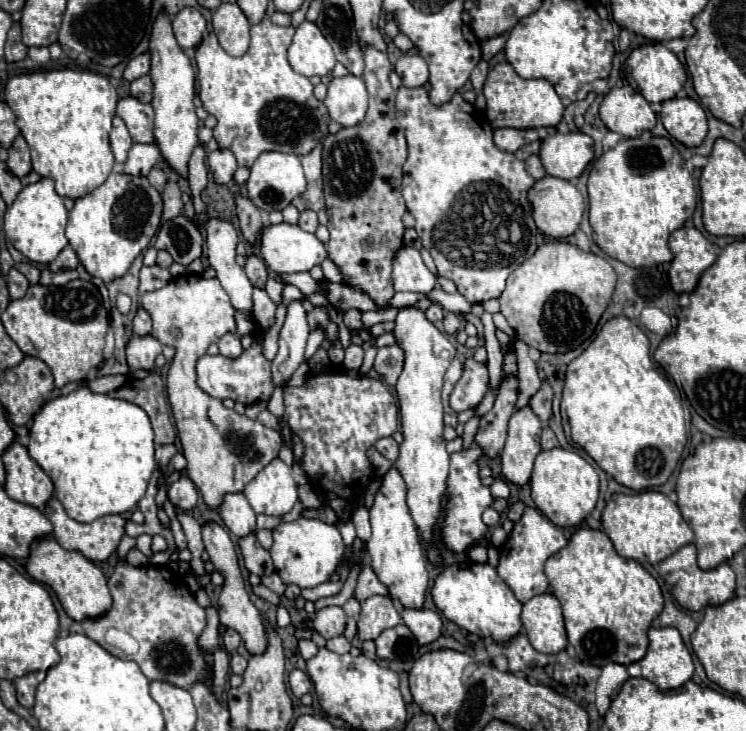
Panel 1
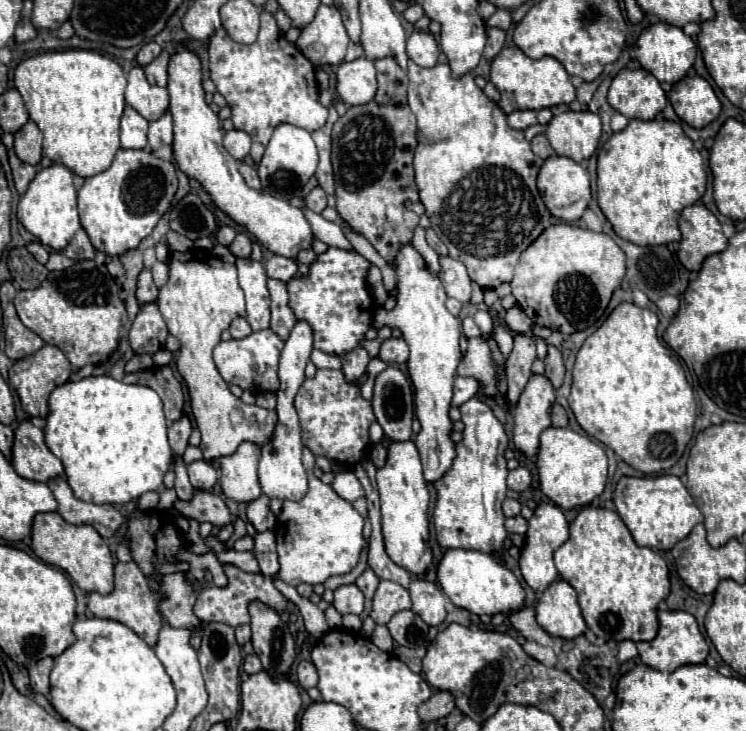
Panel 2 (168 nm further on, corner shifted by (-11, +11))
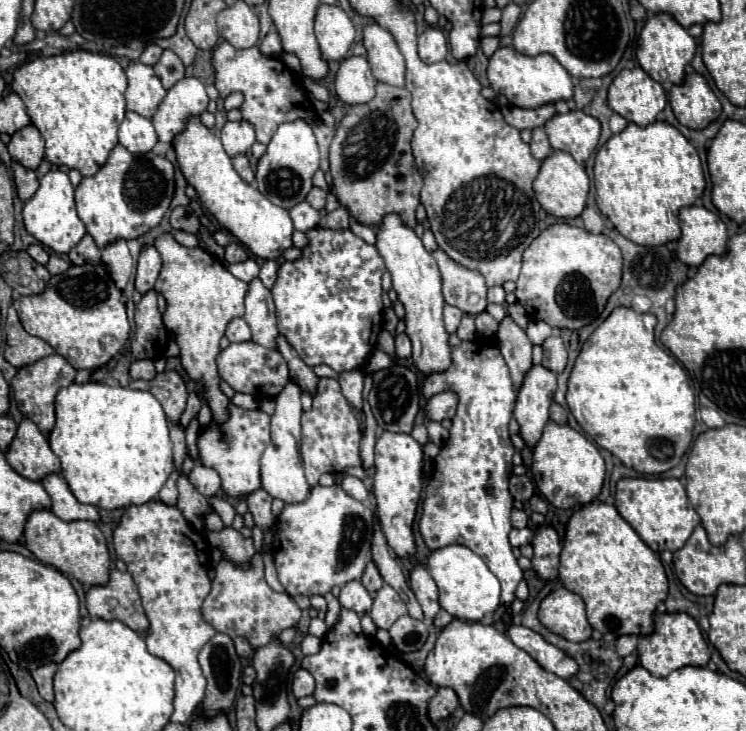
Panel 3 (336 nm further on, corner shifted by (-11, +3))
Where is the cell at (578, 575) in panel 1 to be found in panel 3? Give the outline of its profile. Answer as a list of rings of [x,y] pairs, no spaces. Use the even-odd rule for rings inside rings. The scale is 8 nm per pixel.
[[[587,503],[577,509],[565,531],[565,543],[561,551],[559,579],[567,589],[581,595],[587,607],[587,619],[593,629],[605,633],[621,635],[649,635],[653,631],[653,613],[659,601],[667,597],[667,575],[655,551],[637,535],[637,531],[617,513],[615,505],[609,503]]]

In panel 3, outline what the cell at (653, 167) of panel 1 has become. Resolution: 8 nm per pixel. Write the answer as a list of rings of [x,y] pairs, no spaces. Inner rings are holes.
[[[655,121],[647,127],[629,123],[621,133],[613,135],[595,157],[595,199],[601,213],[605,213],[615,229],[639,245],[663,245],[675,241],[679,229],[679,209],[693,205],[705,189],[705,175],[695,147],[665,121]]]

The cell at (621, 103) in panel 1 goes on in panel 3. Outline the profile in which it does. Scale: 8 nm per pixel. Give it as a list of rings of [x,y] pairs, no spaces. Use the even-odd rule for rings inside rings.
[[[641,67],[623,69],[613,79],[607,101],[615,113],[637,125],[653,123],[667,103],[663,87]]]

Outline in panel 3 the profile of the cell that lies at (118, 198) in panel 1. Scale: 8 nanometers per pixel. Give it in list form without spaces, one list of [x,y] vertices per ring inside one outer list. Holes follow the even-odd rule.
[[[115,145],[107,163],[95,175],[83,177],[75,187],[75,203],[87,233],[99,247],[105,247],[119,237],[133,239],[159,225],[169,209],[173,187],[173,165],[165,157],[159,157],[153,151],[133,155],[123,145]]]

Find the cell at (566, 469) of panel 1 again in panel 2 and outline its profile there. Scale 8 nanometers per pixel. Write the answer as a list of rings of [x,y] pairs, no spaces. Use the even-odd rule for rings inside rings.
[[[549,427],[541,433],[541,445],[537,453],[537,471],[541,491],[561,509],[575,509],[589,505],[599,497],[607,483],[607,455],[603,447],[585,435],[575,433],[569,427]]]

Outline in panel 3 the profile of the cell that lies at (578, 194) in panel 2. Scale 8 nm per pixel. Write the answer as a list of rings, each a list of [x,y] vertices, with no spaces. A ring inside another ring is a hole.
[[[553,151],[539,169],[537,179],[533,181],[533,191],[537,201],[541,203],[541,207],[561,219],[571,219],[581,215],[581,211],[585,209],[585,201],[587,201],[587,193],[589,193],[589,177],[585,173],[585,167],[579,165],[569,153],[563,151]]]

